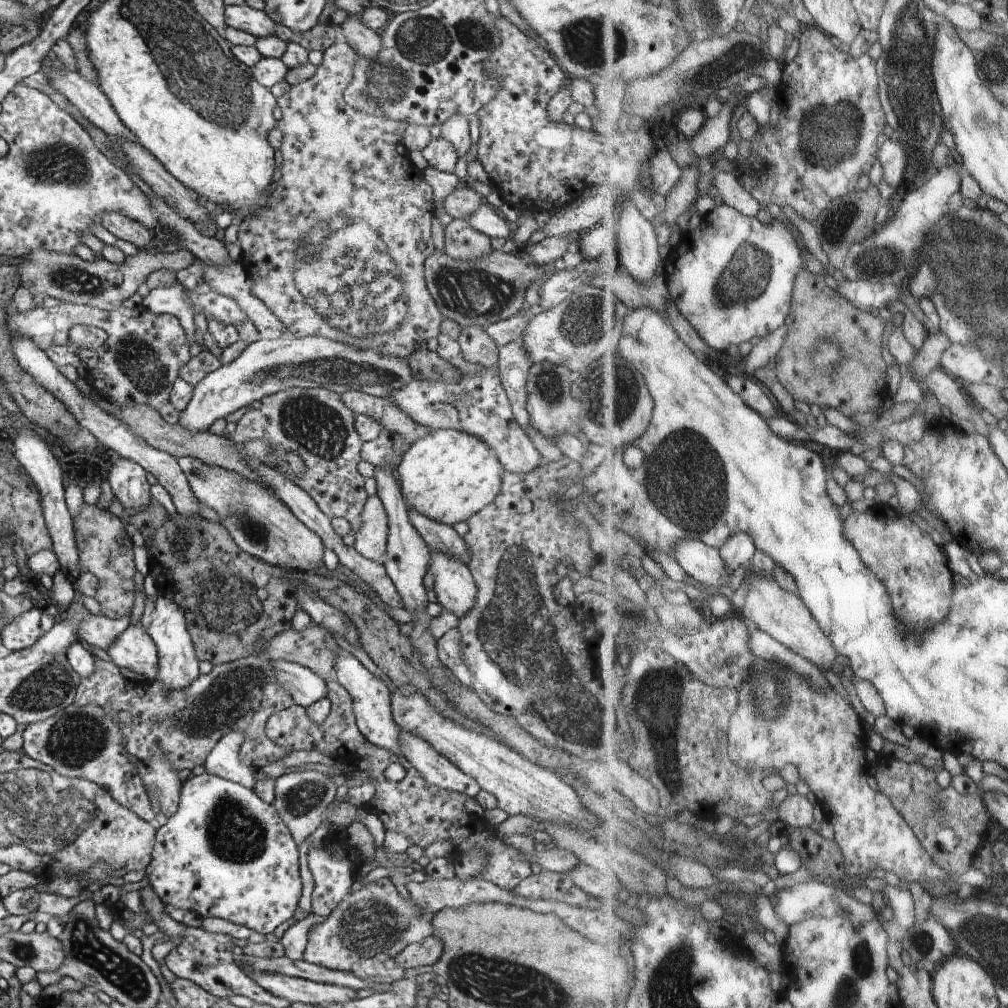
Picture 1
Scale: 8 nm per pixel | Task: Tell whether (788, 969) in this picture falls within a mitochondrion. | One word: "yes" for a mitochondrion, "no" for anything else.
no

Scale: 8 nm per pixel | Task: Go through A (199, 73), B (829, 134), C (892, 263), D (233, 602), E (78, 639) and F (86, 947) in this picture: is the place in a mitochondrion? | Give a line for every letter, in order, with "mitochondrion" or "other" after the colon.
A: mitochondrion
B: mitochondrion
C: mitochondrion
D: mitochondrion
E: other
F: mitochondrion

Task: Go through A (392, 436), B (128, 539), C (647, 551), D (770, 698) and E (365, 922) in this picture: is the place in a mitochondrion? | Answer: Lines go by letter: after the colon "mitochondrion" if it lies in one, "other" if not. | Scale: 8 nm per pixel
A: other
B: other
C: other
D: mitochondrion
E: mitochondrion

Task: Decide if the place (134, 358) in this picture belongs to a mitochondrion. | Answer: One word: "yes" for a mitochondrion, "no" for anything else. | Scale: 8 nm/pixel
yes

